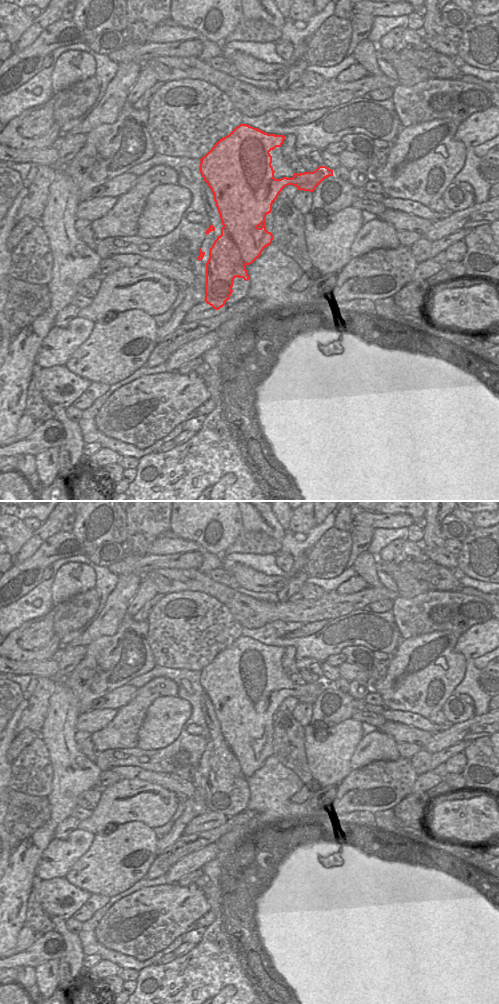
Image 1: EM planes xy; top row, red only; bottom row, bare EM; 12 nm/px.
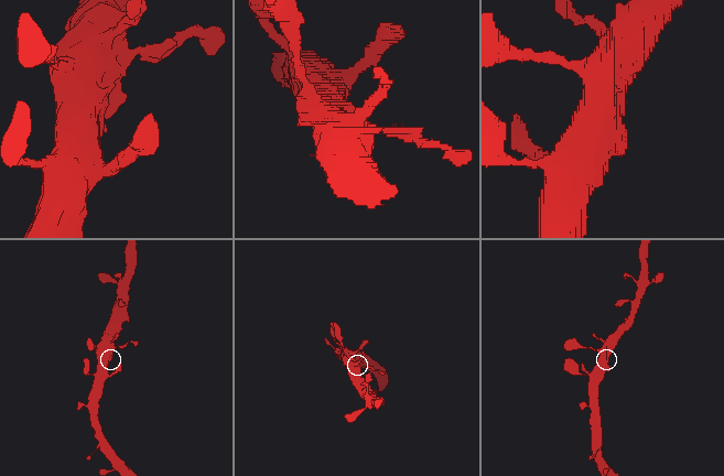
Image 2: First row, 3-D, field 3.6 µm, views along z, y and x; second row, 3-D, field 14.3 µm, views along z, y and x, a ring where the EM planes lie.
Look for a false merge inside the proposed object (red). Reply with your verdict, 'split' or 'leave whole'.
leave whole

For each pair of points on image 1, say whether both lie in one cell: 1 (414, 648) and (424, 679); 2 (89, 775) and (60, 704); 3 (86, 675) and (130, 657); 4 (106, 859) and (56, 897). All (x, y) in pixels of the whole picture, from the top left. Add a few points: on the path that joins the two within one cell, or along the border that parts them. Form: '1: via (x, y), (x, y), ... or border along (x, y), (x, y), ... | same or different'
1: via (414, 656), (414, 669), (416, 671) | same
2: via (71, 760), (63, 752), (60, 743), (60, 722) | same
3: via (97, 674), (110, 662), (119, 658) | same
4: via (94, 869), (68, 895) | same

